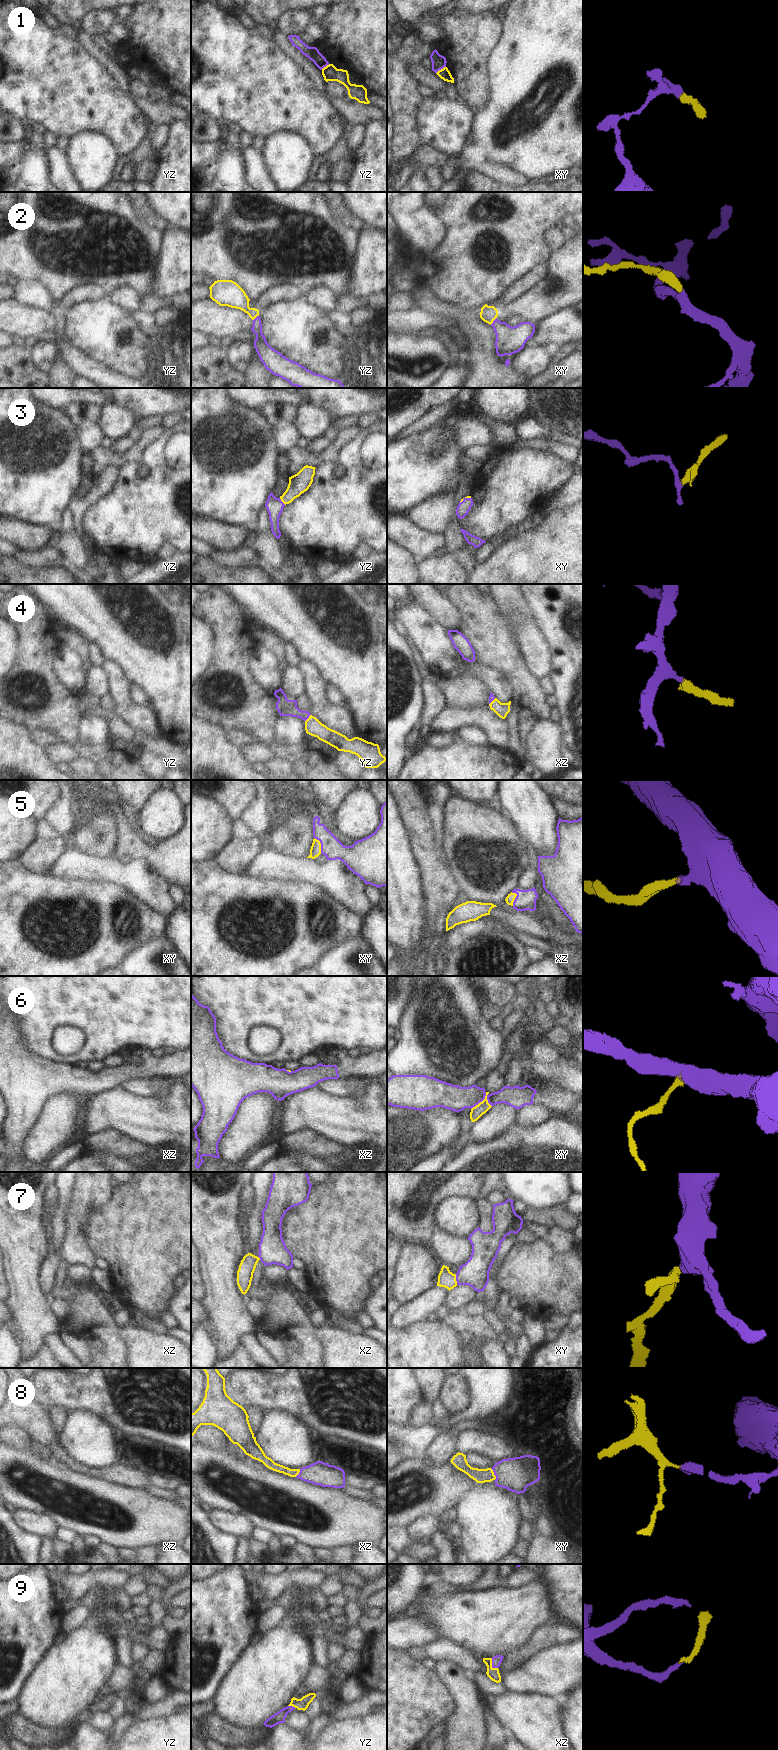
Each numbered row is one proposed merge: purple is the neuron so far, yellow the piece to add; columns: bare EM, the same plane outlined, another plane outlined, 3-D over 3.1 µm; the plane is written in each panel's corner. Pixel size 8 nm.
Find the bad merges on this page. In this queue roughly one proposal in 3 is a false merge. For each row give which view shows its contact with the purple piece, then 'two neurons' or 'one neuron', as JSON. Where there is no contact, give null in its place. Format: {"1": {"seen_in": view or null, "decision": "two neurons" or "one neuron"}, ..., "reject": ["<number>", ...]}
{"1": {"seen_in": "xy", "decision": "two neurons"}, "2": {"seen_in": "xy", "decision": "one neuron"}, "3": {"seen_in": "yz", "decision": "one neuron"}, "4": {"seen_in": "yz", "decision": "one neuron"}, "5": {"seen_in": "xy", "decision": "one neuron"}, "6": {"seen_in": "xy", "decision": "two neurons"}, "7": {"seen_in": "xy", "decision": "one neuron"}, "8": {"seen_in": "xy", "decision": "one neuron"}, "9": {"seen_in": "xz", "decision": "one neuron"}, "reject": ["1", "6"]}

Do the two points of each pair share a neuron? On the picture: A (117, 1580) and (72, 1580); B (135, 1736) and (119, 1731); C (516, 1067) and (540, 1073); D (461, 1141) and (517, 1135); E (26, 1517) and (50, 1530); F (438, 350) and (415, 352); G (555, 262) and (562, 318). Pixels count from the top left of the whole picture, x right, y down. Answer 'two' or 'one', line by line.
A: one
B: two
C: two
D: two
E: one
F: one
G: two

